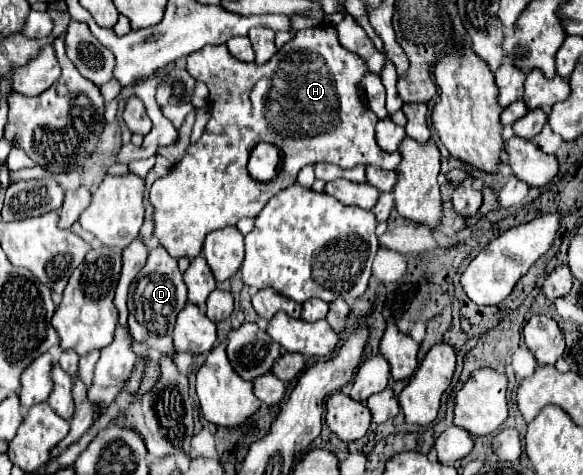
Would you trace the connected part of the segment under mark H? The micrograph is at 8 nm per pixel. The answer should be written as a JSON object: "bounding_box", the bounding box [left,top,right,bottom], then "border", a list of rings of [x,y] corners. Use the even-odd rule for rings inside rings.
{"bounding_box":[150,25,400,259],"border":[[[318,25],[316,29],[302,29],[296,33],[278,53],[264,65],[244,63],[230,55],[226,45],[208,45],[194,55],[186,57],[186,71],[208,85],[210,95],[210,121],[194,147],[186,149],[186,155],[176,163],[168,175],[154,181],[150,189],[150,201],[154,205],[154,237],[168,249],[176,259],[198,257],[202,251],[204,237],[214,229],[224,229],[236,225],[242,217],[256,217],[264,205],[278,191],[286,189],[296,181],[296,175],[306,165],[334,163],[350,169],[358,163],[376,165],[380,169],[396,169],[400,163],[400,153],[386,153],[378,147],[374,137],[374,127],[378,117],[362,103],[360,79],[368,71],[366,63],[354,53],[346,51],[336,37],[332,25]],[[258,143],[272,143],[284,153],[284,163],[280,173],[268,181],[254,181],[246,169],[250,151]]]}

